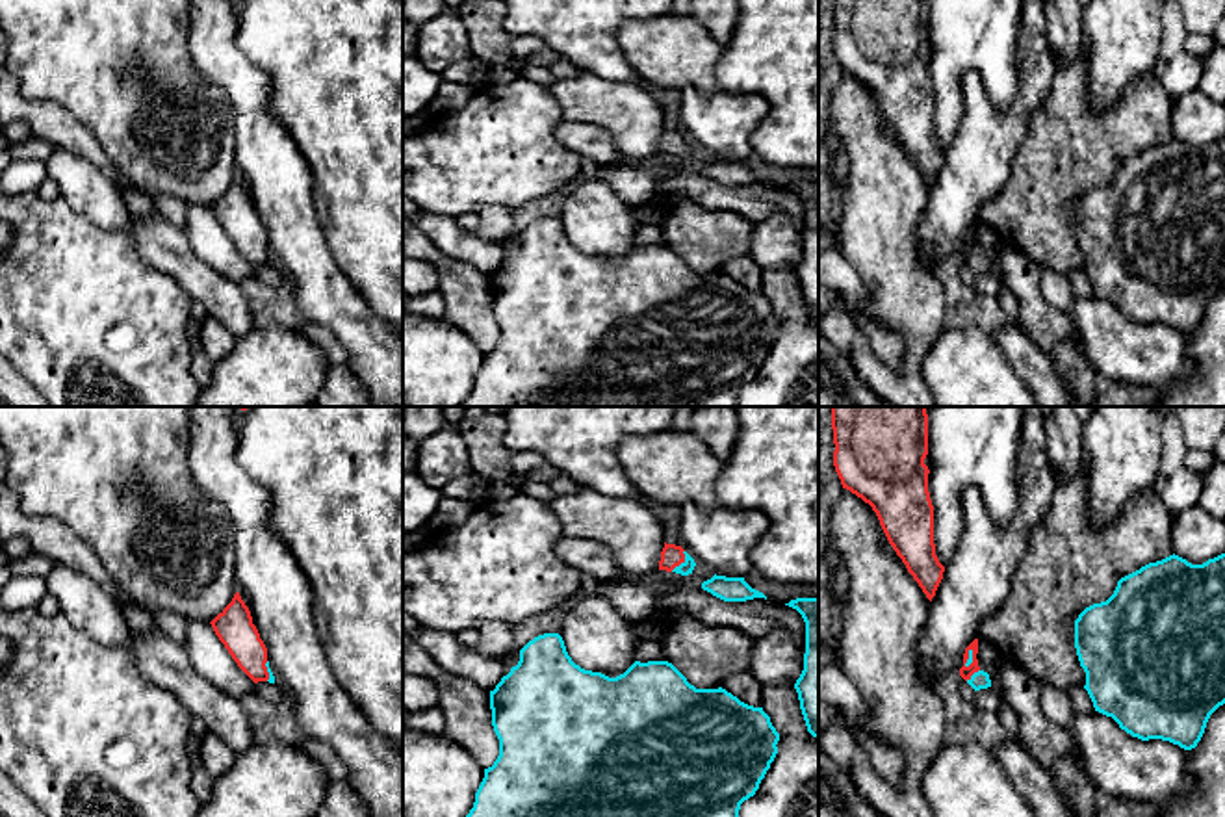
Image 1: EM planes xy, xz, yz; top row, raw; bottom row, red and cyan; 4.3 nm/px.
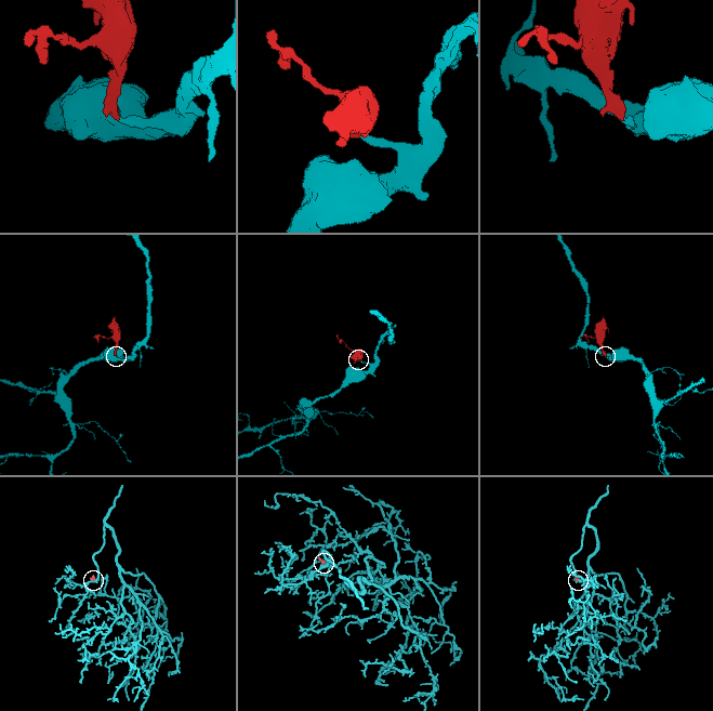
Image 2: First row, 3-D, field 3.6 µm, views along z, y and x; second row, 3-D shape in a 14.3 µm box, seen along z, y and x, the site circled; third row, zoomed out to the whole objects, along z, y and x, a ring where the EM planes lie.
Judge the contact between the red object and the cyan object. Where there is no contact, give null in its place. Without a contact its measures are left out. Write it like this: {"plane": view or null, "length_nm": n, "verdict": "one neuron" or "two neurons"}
{"plane": "xz", "length_nm": 110, "verdict": "one neuron"}

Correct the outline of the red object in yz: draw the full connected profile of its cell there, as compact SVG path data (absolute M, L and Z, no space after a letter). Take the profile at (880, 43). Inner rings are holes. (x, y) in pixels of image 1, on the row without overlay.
M832 0L833 50L843 72L876 97L880 110L932 186L945 150L935 139L928 76L928 0Z

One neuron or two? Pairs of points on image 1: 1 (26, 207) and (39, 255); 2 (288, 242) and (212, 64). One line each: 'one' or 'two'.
1: one
2: one

